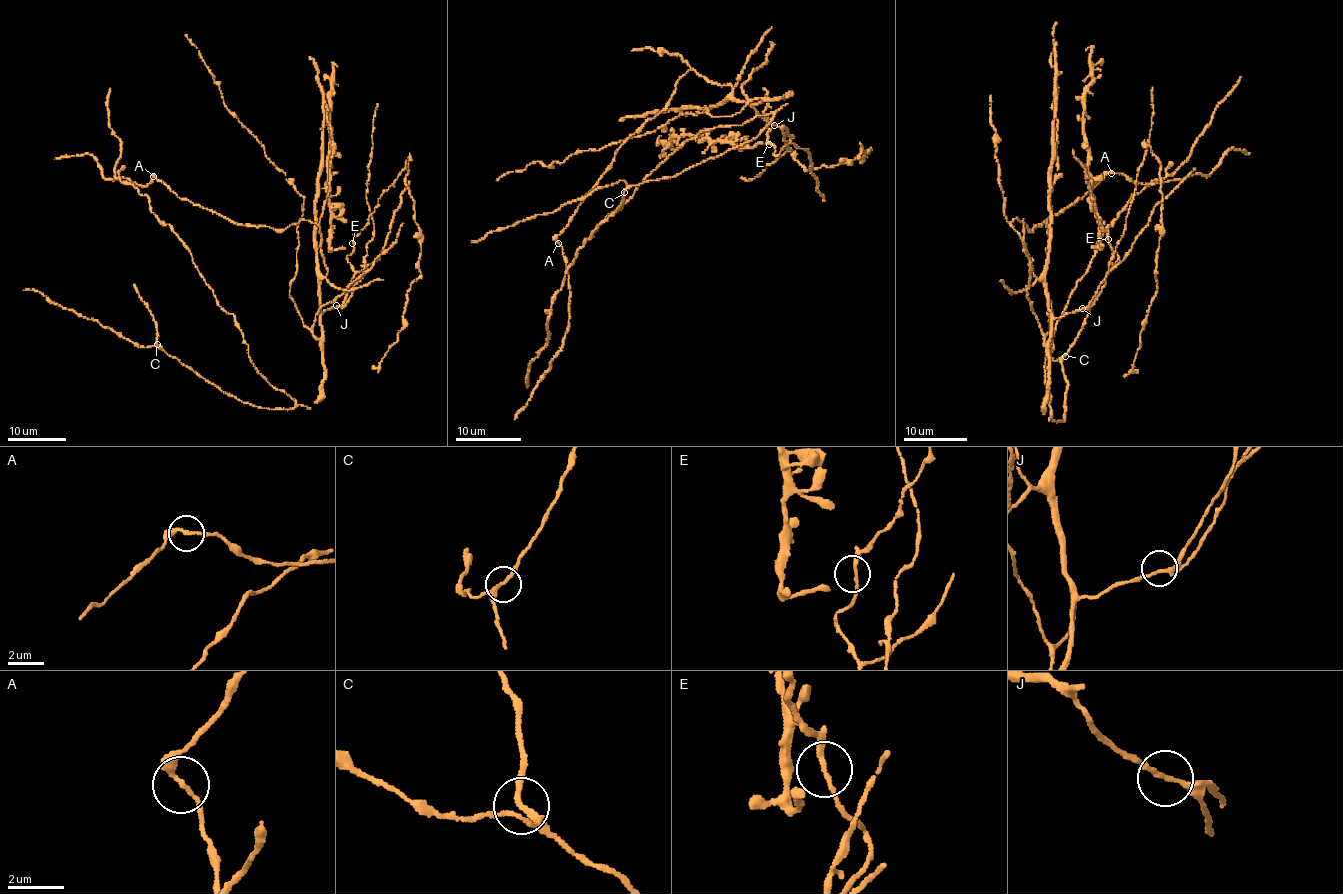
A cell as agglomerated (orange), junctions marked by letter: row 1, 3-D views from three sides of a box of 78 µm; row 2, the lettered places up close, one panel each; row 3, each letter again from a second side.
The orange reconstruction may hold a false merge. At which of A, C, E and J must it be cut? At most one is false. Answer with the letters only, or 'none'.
none

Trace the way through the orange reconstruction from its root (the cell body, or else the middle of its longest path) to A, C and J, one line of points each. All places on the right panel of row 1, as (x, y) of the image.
A: (1097, 182), (1111, 173)
C: (1097, 182), (1123, 173), (1151, 185), (1103, 233), (1051, 336), (1045, 378), (1052, 418), (1063, 422), (1064, 356)
J: (1097, 182), (1031, 231), (1017, 219), (1010, 223), (1033, 273), (1044, 283), (1050, 315), (1061, 318), (1082, 308)

